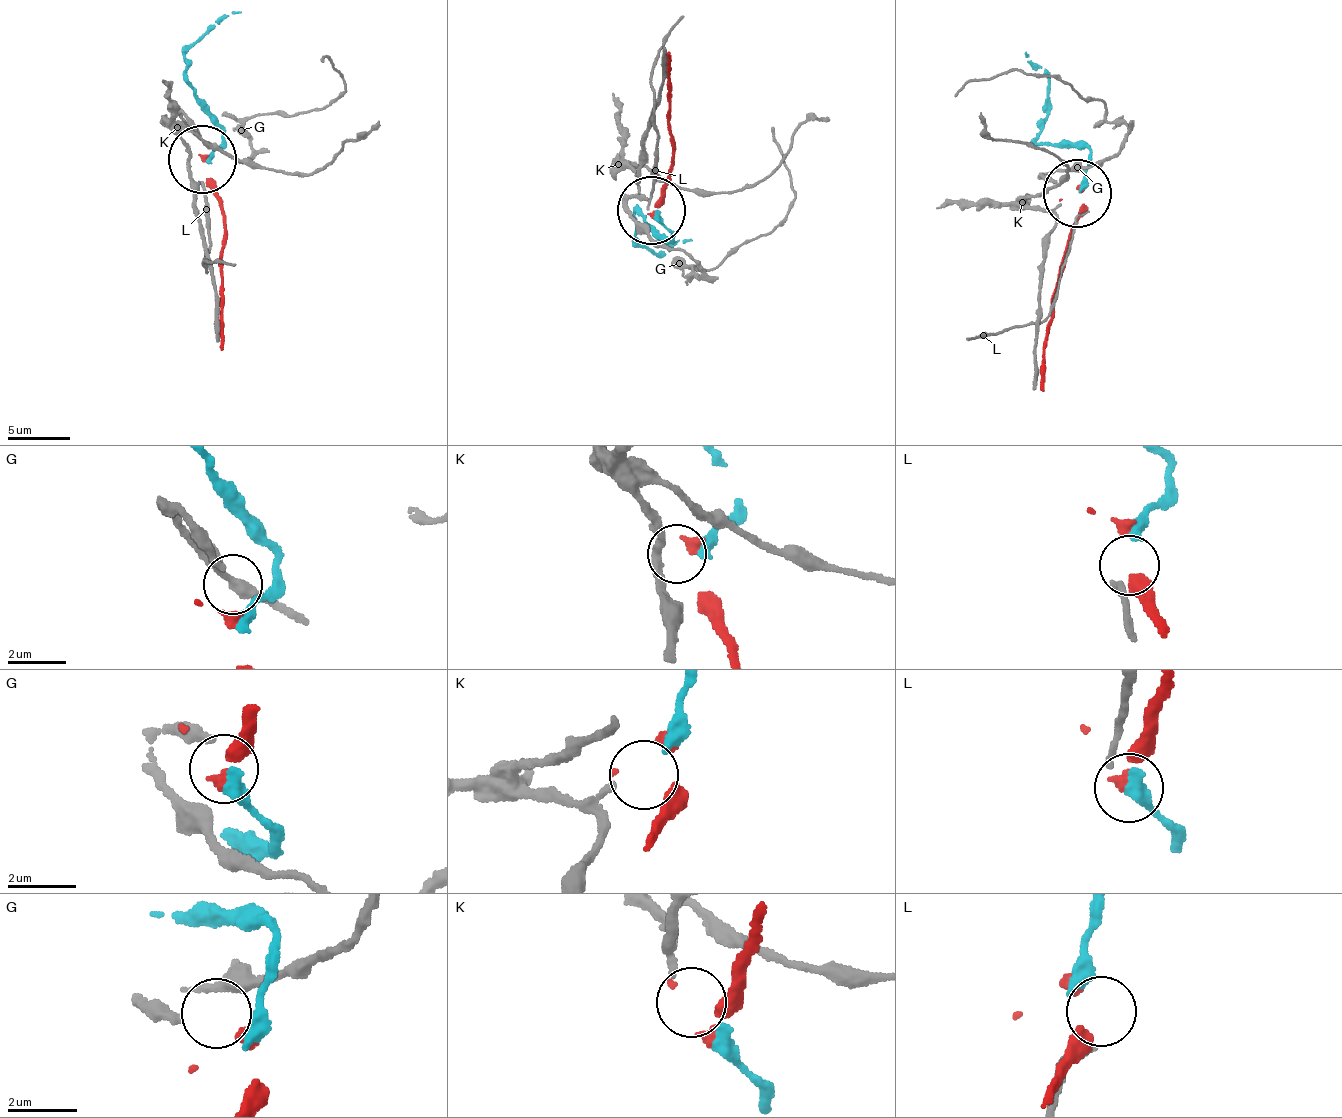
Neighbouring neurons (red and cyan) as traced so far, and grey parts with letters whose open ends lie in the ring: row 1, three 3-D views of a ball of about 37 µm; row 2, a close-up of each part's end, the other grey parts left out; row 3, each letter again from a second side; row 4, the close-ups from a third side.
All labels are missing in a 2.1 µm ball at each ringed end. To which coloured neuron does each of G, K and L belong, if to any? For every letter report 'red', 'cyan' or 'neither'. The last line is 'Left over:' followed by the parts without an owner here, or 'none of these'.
G: red
K: cyan
L: neither
Left over: L

